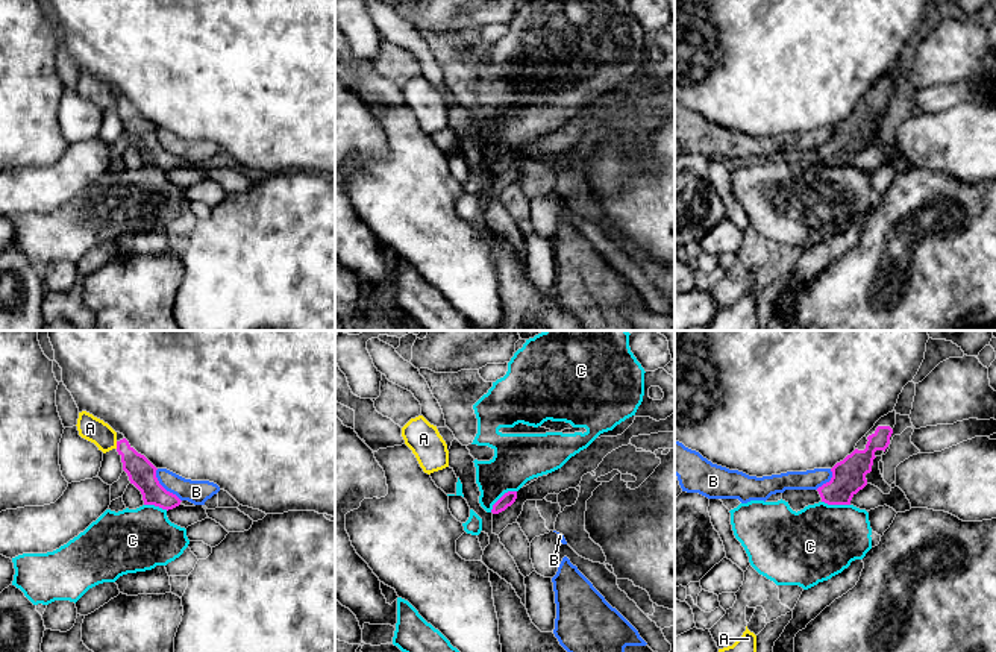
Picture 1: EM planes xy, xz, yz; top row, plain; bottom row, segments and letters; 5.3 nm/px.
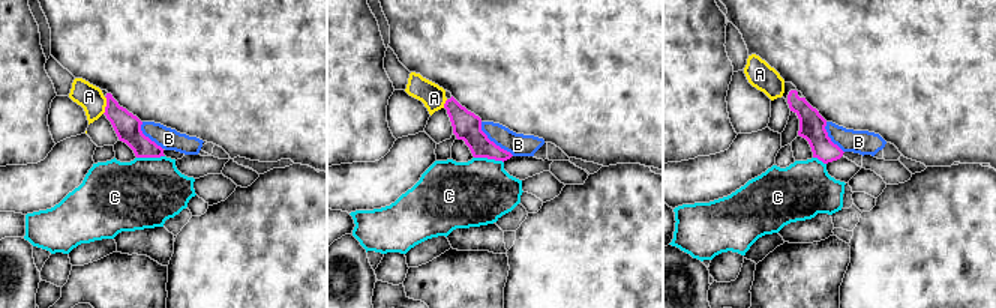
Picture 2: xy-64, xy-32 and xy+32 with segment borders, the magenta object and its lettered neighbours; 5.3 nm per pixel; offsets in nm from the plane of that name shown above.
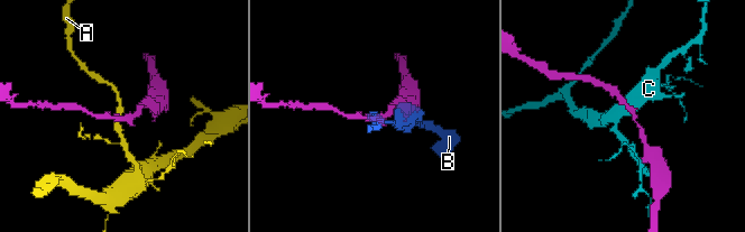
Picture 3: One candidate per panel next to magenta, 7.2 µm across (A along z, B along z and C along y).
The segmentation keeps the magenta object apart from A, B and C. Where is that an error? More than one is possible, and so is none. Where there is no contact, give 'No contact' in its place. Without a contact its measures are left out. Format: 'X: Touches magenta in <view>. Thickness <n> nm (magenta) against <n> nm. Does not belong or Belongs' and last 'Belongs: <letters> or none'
A: Touches magenta in xy. Thickness 150 nm (magenta) against 130 nm. Does not belong
B: Touches magenta in xy. Thickness 150 nm (magenta) against 130 nm. Does not belong
C: Touches magenta in xz. Thickness 70 nm (magenta) against 260 nm. Does not belong
Belongs: none

